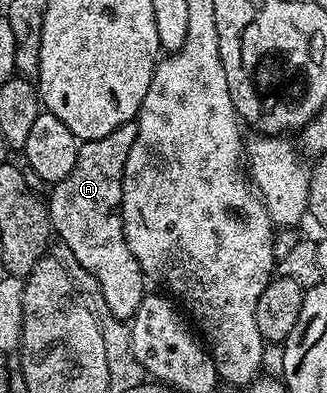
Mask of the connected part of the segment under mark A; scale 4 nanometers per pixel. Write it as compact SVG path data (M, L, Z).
M137 121L125 122L116 128L116 132L100 136L100 140L82 142L78 147L76 168L72 168L64 180L53 183L51 190L54 191L48 197L53 233L68 244L68 248L72 248L72 256L76 256L76 260L80 260L80 264L100 280L108 310L112 316L123 320L133 319L148 293L147 279L136 256L132 256L132 248L128 248L126 243L120 213L124 160L128 160L132 140L136 140L137 127Z

